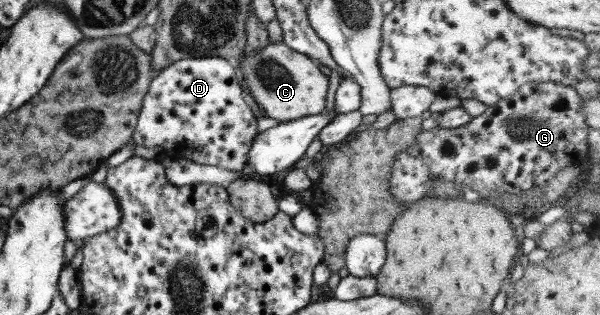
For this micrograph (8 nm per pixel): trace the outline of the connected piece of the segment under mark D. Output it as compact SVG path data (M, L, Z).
M219 57L184 58L165 66L150 81L130 140L107 162L108 167L122 164L133 155L133 144L139 144L161 146L168 155L241 174L255 136L256 119L244 97L236 66Z

